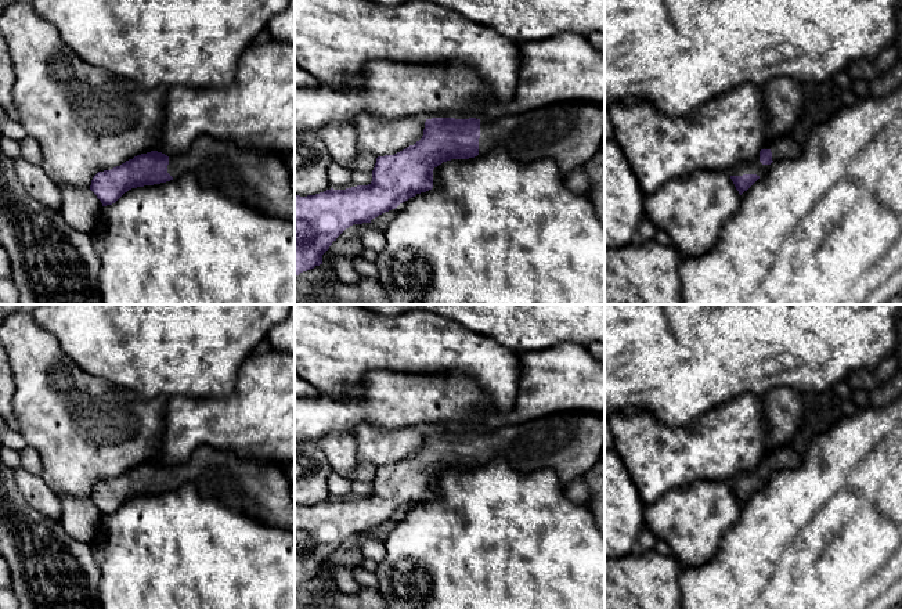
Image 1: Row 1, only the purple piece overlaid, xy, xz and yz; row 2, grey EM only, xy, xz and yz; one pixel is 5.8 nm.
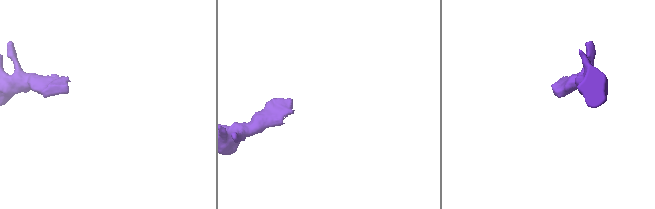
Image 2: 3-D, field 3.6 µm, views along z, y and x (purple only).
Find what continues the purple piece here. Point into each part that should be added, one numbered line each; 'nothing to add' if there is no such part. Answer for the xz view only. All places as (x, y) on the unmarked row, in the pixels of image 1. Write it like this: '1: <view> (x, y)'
1: xz (570, 443)

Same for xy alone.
1: xy (259, 490)

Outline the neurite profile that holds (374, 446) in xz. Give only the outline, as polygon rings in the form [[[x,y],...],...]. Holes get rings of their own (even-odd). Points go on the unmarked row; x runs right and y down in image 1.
[[[361,424],[354,435],[357,461],[358,464],[371,462],[376,468],[394,465],[422,448],[425,432],[426,429],[419,426],[382,432],[367,424]]]

